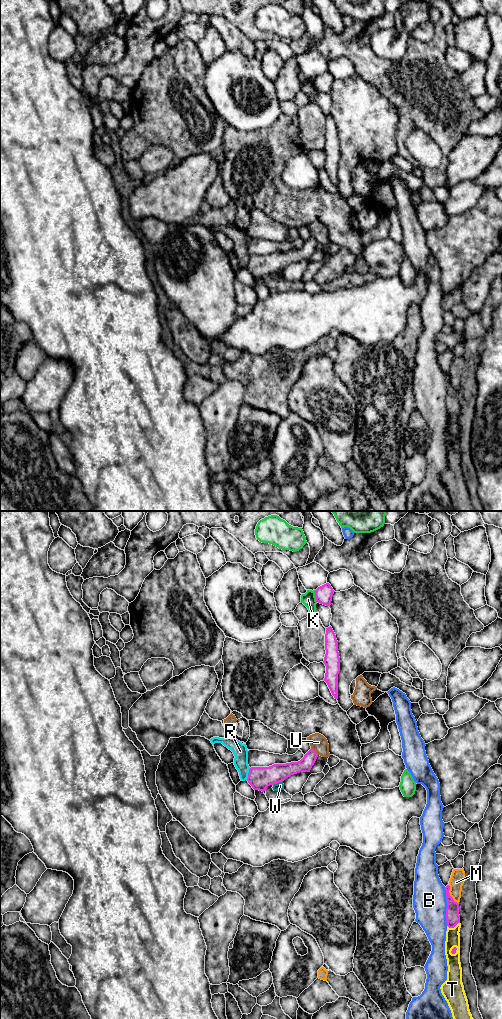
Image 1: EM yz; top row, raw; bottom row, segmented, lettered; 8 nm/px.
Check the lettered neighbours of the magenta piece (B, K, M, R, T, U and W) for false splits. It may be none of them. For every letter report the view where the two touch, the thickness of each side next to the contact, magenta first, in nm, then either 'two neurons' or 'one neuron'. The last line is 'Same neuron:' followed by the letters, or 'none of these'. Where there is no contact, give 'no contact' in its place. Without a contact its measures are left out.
B: contact in yz; calibres 110 and 280 nm; two neurons
K: contact in yz; calibres 140 and 110 nm; two neurons
M: contact in yz; calibres 110 and 120 nm; two neurons
R: contact in yz; calibres 180 and 120 nm; two neurons
T: contact in yz; calibres 110 and 110 nm; two neurons
U: contact in yz; calibres 110 and 140 nm; two neurons
W: contact in yz; calibres 180 and 60 nm; two neurons
Same neuron: none of these

